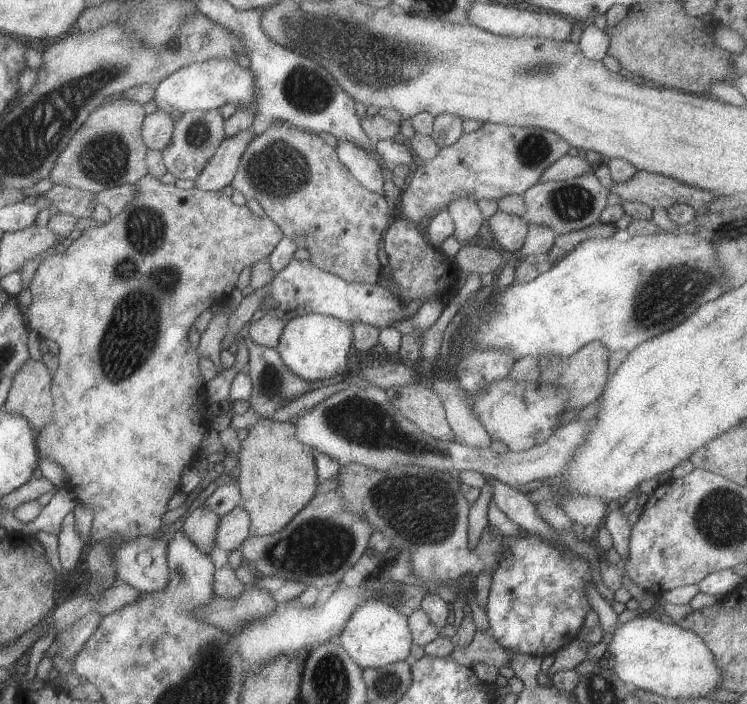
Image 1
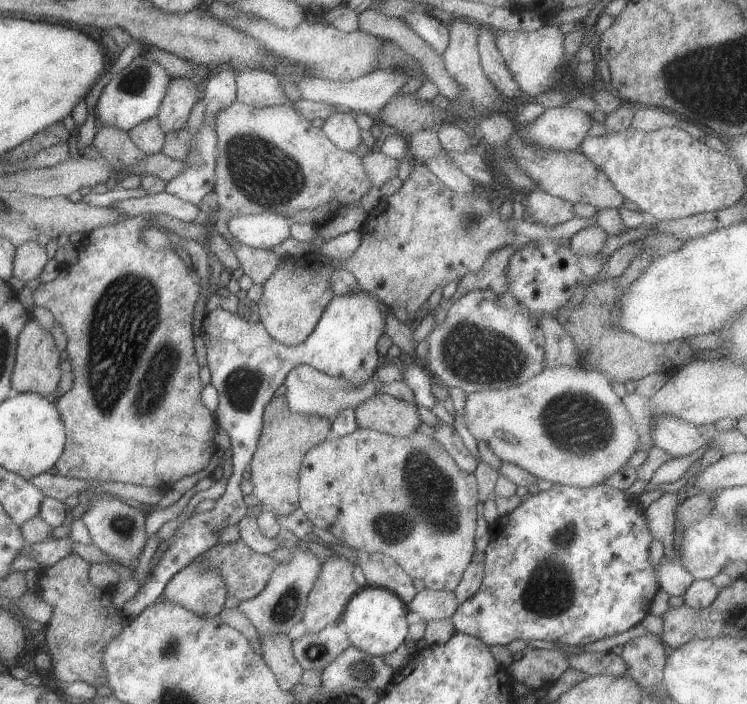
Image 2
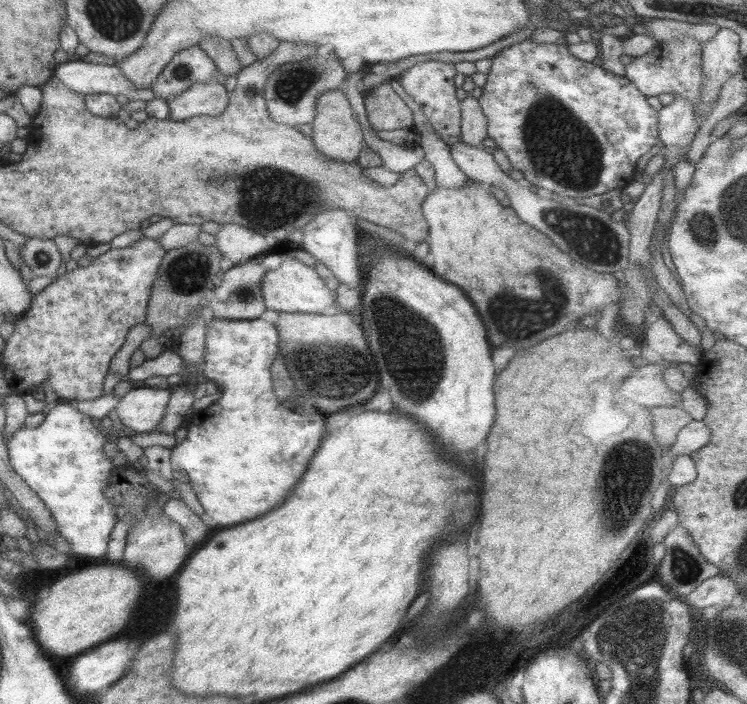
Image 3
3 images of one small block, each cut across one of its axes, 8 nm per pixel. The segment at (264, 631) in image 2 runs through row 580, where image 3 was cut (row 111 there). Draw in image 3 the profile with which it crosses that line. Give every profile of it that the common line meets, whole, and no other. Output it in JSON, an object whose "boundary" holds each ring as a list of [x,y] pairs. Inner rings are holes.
{"boundary":[[[323,52],[323,58],[315,54],[301,62],[289,62],[285,66],[279,66],[271,72],[263,90],[269,118],[277,124],[285,124],[285,126],[291,126],[293,130],[299,130],[301,124],[311,124],[315,120],[317,96],[321,96],[327,90],[345,88],[345,82],[347,82],[347,74],[337,54],[331,54],[331,52]]]}

